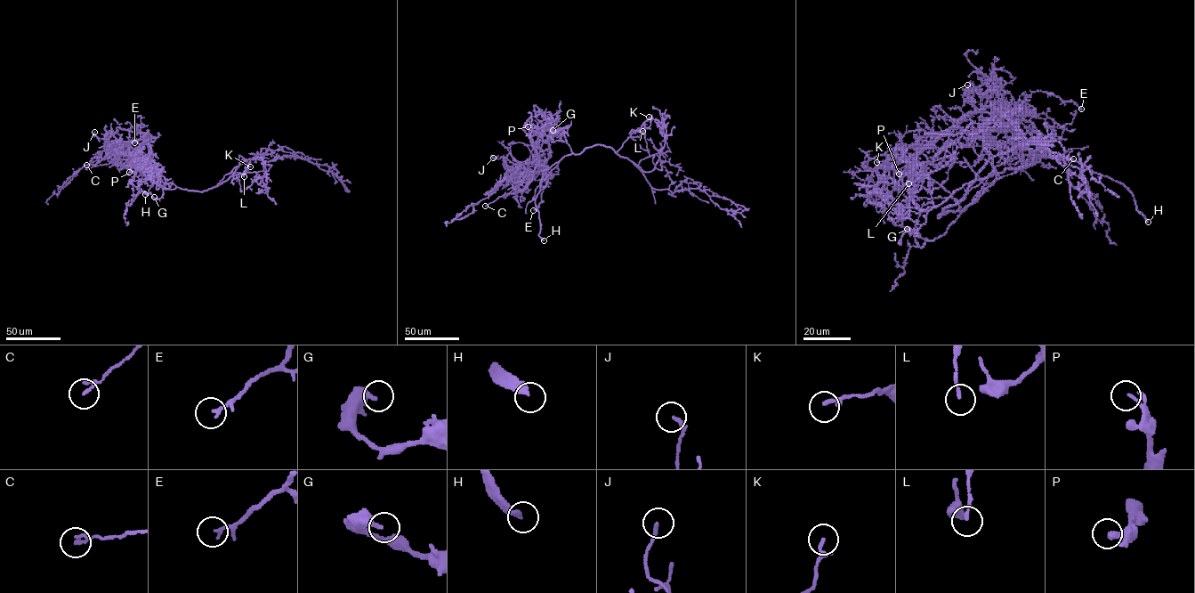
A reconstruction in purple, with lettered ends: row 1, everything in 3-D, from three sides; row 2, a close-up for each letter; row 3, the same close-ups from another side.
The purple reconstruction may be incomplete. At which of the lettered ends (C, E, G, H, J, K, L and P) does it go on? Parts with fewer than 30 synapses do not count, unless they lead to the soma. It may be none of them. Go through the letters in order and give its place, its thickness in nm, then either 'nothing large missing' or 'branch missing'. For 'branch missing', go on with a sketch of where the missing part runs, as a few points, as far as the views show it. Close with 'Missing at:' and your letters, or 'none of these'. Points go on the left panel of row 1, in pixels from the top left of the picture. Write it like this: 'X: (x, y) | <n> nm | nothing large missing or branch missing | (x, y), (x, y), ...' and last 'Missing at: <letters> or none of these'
C: (86, 165) | 110 nm | nothing large missing
E: (134, 142) | 120 nm | nothing large missing
G: (154, 197) | 360 nm | nothing large missing
H: (145, 194) | 260 nm | branch missing | (145, 194), (156, 194), (164, 187), (165, 165)
J: (94, 132) | 180 nm | nothing large missing
K: (250, 166) | 180 nm | nothing large missing
L: (244, 176) | 100 nm | nothing large missing
P: (129, 172) | 110 nm | nothing large missing
Missing at: H

